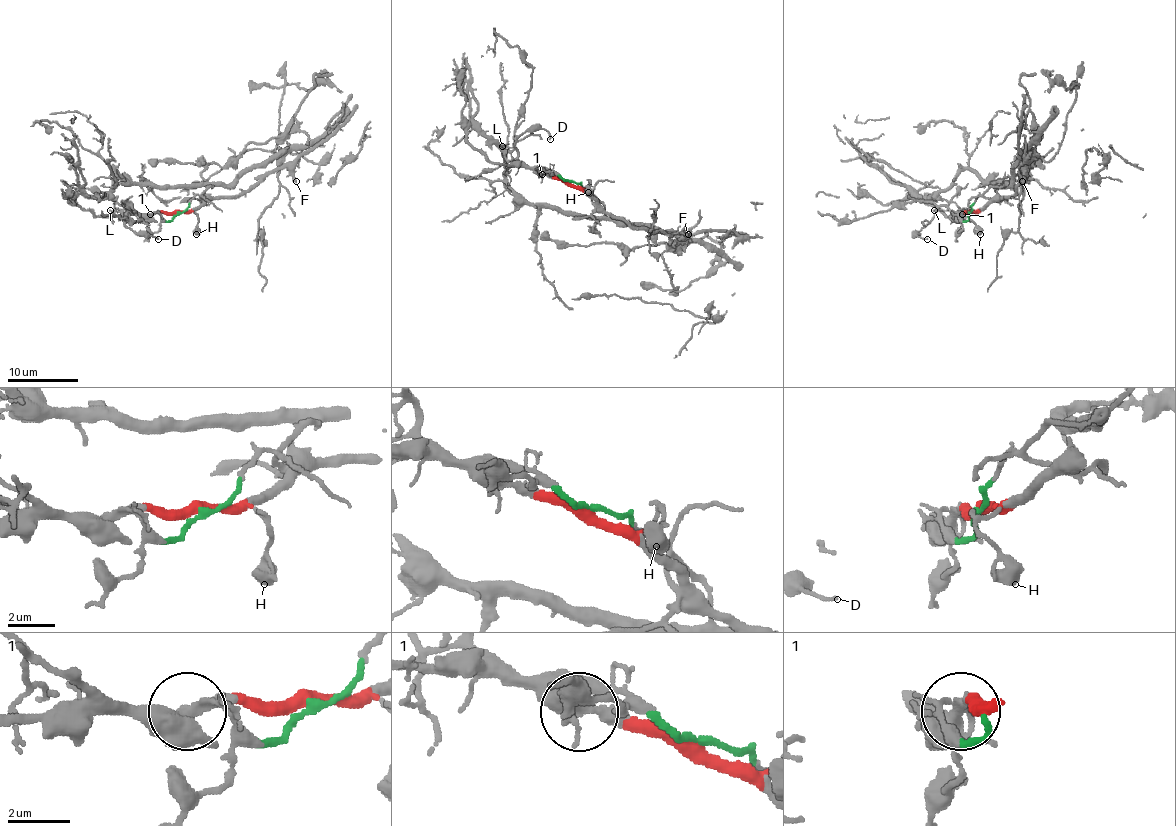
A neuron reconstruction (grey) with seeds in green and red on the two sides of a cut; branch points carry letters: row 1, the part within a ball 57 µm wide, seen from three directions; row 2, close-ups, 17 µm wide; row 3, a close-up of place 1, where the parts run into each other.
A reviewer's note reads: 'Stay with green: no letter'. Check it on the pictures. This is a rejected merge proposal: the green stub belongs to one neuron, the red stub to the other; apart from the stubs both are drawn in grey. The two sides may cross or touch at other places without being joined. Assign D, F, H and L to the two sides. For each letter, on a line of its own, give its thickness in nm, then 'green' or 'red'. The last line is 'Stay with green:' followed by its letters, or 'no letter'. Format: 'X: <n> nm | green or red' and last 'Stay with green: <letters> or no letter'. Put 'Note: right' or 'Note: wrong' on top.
Note: right
D: 140 nm | red
F: 240 nm | red
H: 750 nm | red
L: 140 nm | red
Stay with green: no letter

